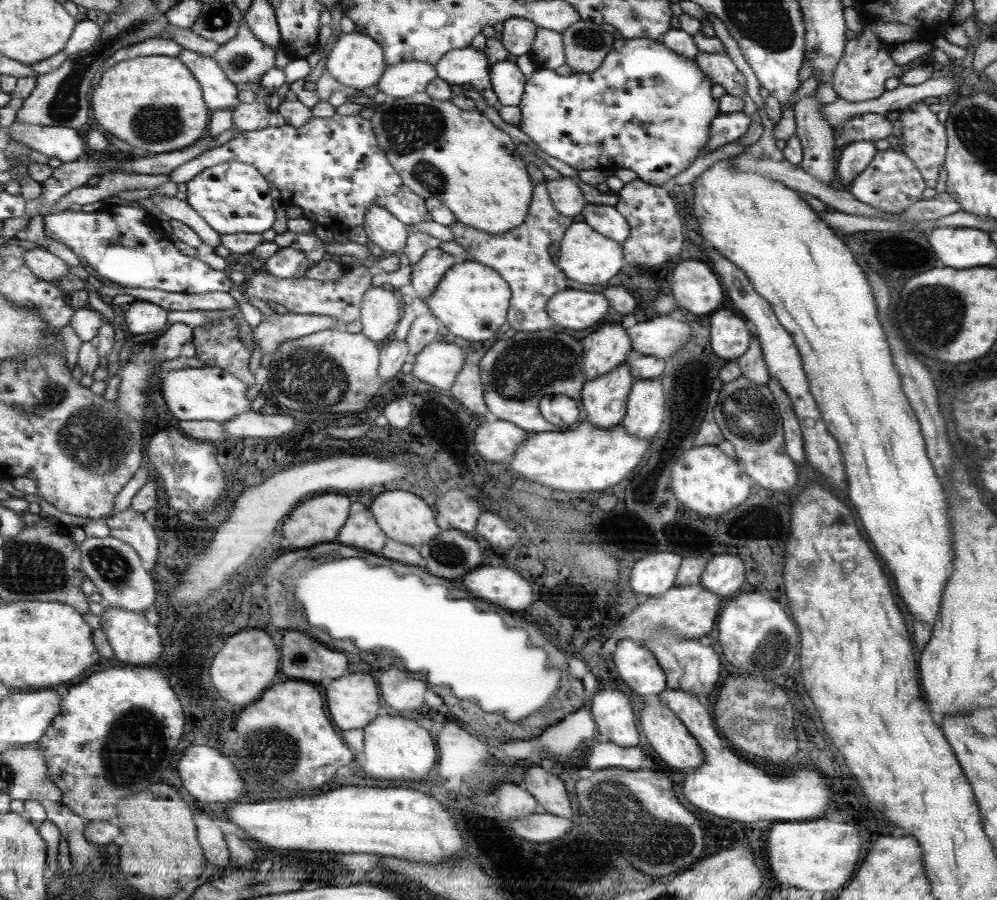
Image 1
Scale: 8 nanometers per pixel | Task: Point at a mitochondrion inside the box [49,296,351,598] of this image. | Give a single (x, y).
(92, 439)

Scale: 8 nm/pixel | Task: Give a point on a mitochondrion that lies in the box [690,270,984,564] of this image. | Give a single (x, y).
(940, 307)

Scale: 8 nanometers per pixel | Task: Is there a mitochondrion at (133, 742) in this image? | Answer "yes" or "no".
yes

